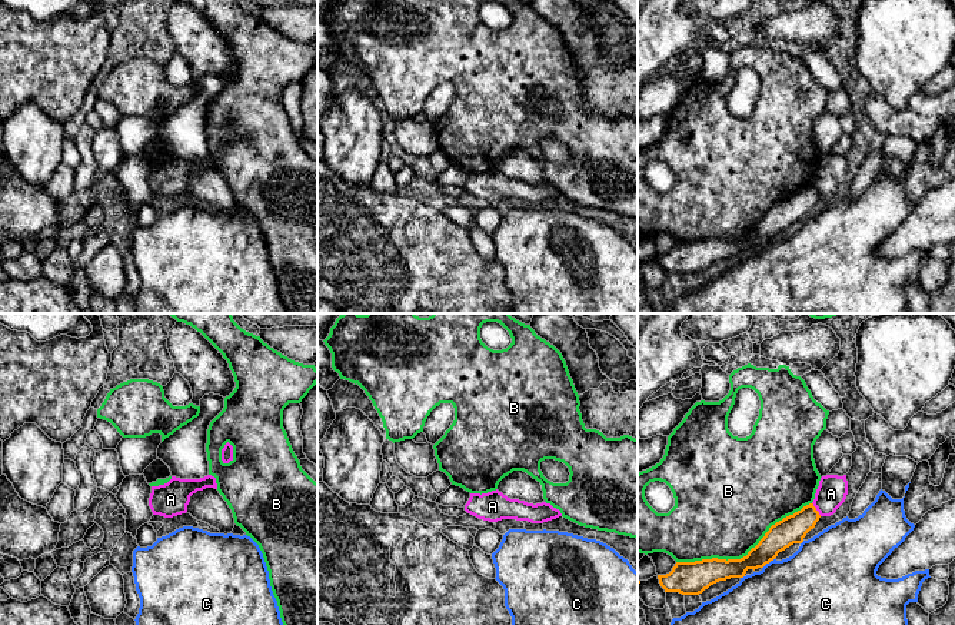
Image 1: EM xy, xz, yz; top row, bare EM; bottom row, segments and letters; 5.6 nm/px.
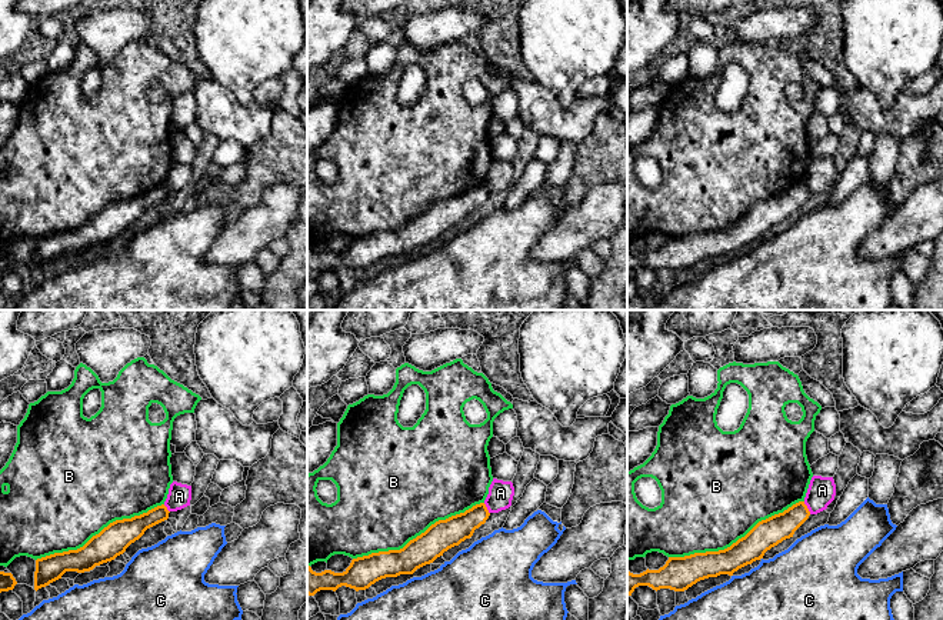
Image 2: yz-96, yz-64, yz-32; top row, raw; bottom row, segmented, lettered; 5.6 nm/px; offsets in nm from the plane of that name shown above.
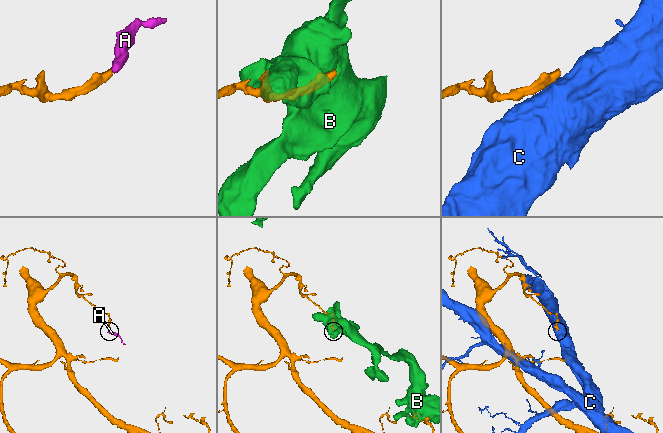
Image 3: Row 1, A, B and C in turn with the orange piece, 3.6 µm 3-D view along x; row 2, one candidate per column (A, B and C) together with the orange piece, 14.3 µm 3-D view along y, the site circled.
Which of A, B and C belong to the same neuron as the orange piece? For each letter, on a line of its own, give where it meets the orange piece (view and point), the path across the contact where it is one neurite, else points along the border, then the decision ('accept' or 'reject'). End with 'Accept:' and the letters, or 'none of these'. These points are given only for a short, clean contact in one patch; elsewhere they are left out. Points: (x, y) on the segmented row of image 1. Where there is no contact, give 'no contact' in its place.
A: contact yz (815, 509); border yz (812, 502), (821, 515); reject
B: contact yz (746, 555); reject
C: contact yz (768, 562); border yz (774, 558), (762, 568); reject
Accept: none of these

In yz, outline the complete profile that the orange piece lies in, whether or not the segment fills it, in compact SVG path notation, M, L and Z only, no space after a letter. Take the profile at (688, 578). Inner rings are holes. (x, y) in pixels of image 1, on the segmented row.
M809 503L776 522L769 528L759 543L741 559L702 559L695 562L676 562L666 575L658 575L665 592L682 595L699 595L711 585L731 578L743 578L748 569L763 568L773 561L779 552L793 543L802 543L806 533L815 528L821 515Z

